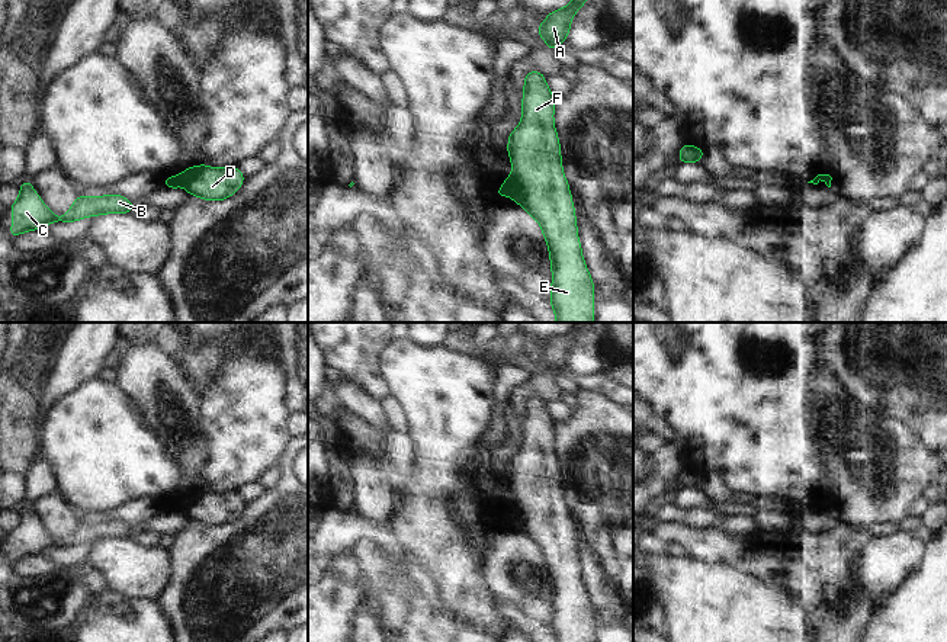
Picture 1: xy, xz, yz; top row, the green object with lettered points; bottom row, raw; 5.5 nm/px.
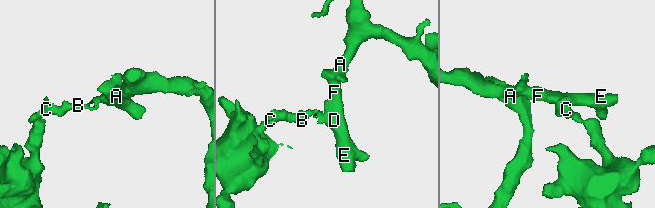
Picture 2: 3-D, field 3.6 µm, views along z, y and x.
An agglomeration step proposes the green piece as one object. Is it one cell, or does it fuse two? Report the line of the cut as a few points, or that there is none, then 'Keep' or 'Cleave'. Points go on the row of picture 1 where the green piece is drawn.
Split along xy (179, 176), (182, 183). Cleave

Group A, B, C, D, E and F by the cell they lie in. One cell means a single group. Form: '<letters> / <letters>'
A D E F / B C

